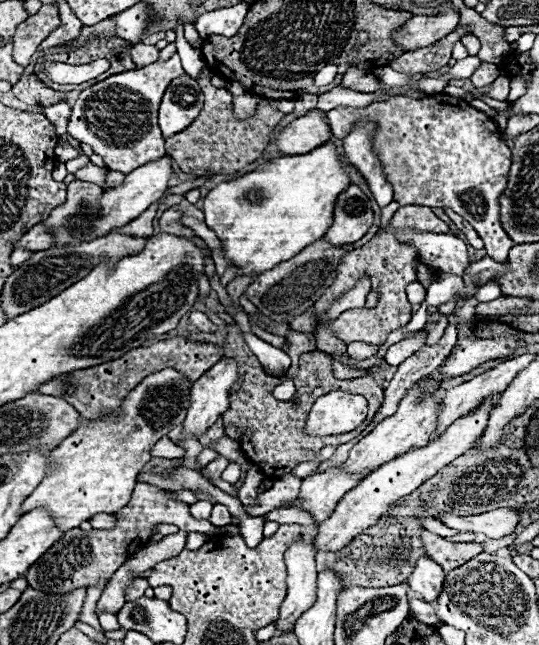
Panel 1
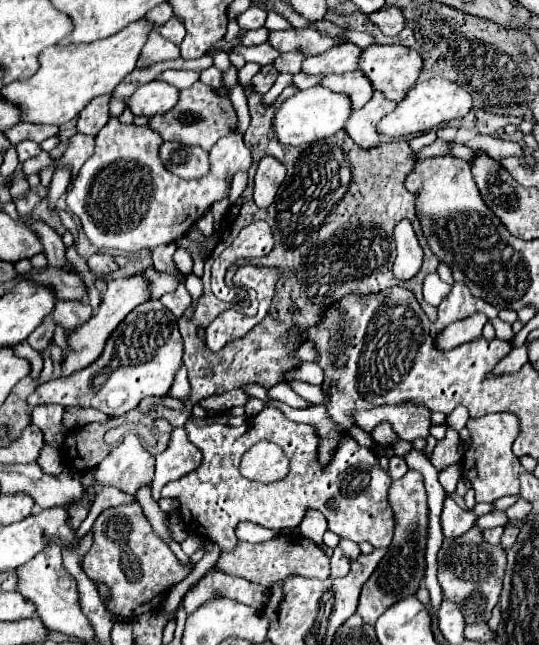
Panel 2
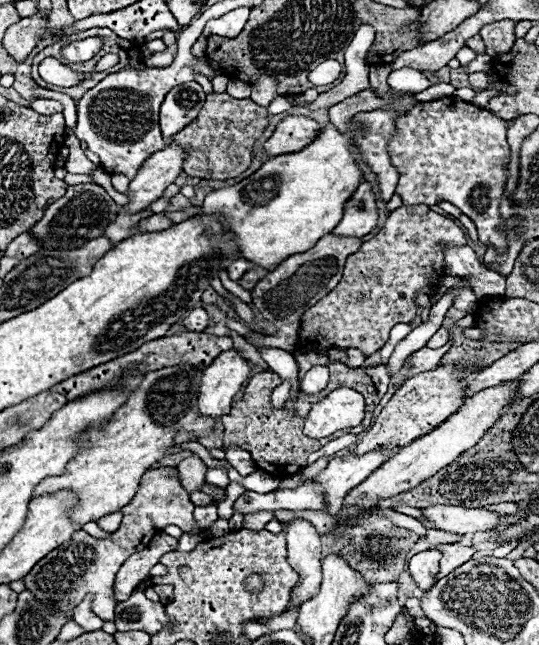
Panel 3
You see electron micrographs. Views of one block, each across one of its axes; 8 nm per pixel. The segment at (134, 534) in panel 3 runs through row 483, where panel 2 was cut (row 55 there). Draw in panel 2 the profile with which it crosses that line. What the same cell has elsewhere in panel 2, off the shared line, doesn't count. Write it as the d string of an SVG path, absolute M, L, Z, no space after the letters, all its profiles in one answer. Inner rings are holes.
M152 32L152 36L148 38L148 44L142 48L138 66L150 66L154 62L170 60L170 58L178 58L178 56L180 56L180 48L174 42L162 38L158 32Z

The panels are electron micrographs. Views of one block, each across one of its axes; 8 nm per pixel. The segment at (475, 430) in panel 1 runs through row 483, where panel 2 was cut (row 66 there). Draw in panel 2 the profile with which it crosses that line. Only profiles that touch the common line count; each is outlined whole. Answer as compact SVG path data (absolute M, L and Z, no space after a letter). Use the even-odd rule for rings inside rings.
M372 44L360 56L360 70L372 80L374 88L390 100L404 100L420 78L424 60L420 52L400 44Z

